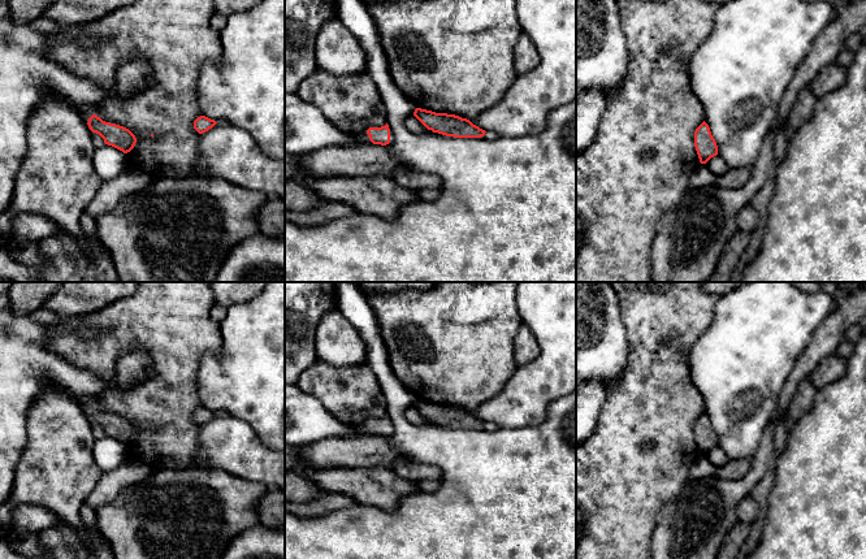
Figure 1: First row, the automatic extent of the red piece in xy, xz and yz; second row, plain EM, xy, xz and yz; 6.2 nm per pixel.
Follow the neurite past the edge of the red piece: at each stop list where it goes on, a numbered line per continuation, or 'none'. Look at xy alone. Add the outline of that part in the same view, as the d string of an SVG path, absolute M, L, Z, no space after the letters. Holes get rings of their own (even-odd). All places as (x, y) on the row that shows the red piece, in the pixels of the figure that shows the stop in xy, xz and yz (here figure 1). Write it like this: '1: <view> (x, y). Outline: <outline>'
none

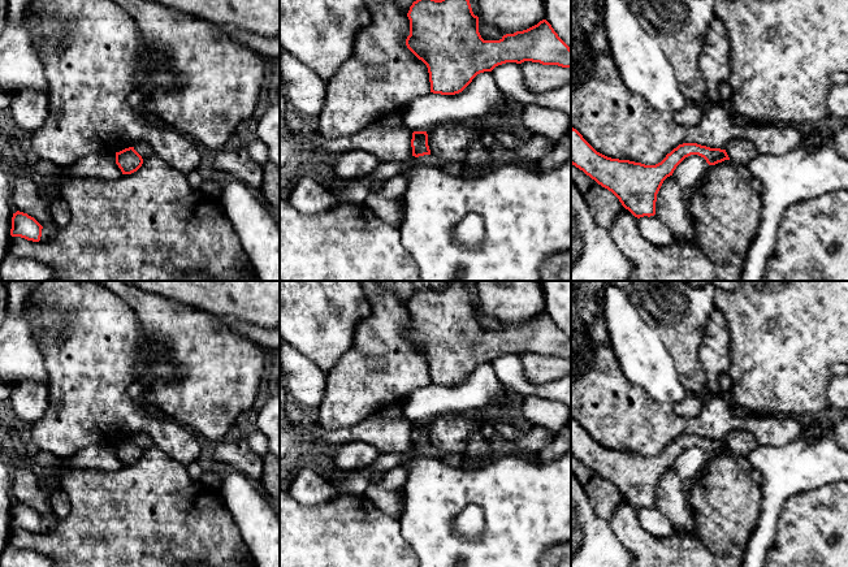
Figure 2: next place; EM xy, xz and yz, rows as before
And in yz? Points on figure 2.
1: yz (740, 152). Outline: M734 140L726 147L726 152L736 166L747 165L758 153L756 146L749 140Z

